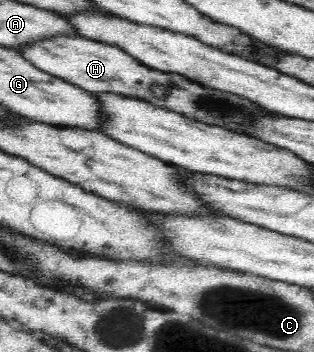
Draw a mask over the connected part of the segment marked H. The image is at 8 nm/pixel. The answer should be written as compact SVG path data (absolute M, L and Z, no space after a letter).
M52 37L18 50L34 67L95 94L115 94L141 100L185 116L194 123L213 125L242 136L253 136L251 122L270 113L250 99L204 86L185 76L142 65L118 46L84 37Z

